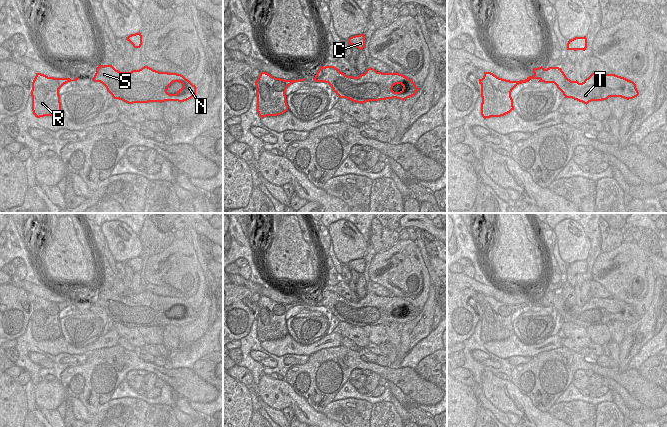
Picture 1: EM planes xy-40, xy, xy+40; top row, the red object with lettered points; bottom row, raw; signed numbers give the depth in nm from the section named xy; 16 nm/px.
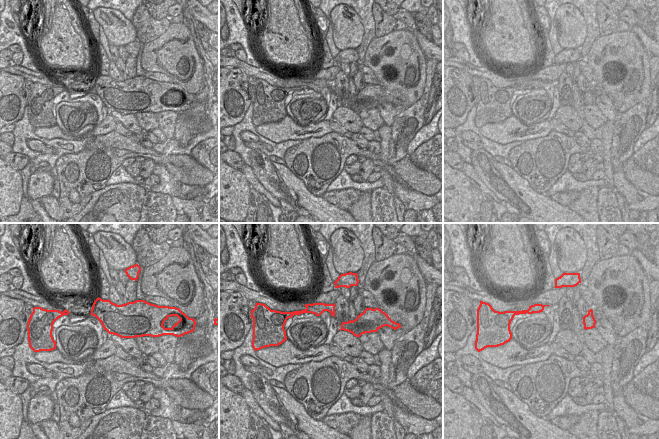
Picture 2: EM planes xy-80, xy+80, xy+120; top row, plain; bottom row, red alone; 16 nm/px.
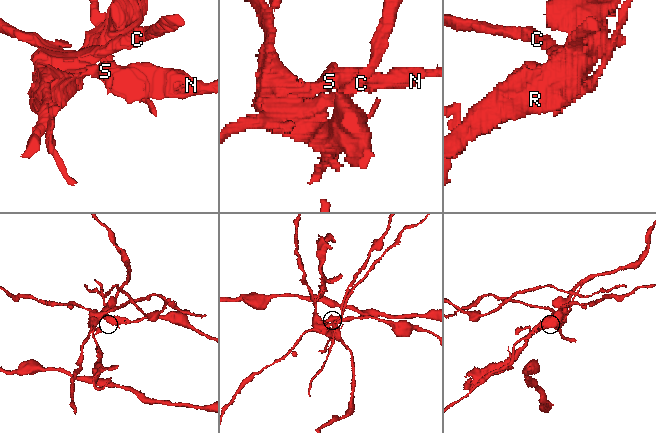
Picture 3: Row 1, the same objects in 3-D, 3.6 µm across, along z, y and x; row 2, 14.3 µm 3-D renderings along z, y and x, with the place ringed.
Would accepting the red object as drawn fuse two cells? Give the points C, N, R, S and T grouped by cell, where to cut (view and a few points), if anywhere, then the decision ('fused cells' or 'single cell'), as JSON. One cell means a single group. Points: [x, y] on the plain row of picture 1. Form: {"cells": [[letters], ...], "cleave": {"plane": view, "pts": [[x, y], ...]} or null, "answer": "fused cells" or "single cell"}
{"cells": [["C", "R"], ["N", "S", "T"]], "cleave": {"plane": "xy+40", "pts": [[548, 292], [542, 297], [543, 302], [540, 304]]}, "answer": "fused cells"}

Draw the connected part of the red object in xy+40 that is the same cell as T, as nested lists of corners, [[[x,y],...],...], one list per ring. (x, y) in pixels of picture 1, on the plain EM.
[[[549,291],[542,298],[544,303],[538,306],[554,307],[565,322],[572,322],[586,329],[591,325],[607,324],[609,321],[629,324],[639,319],[633,305],[615,298],[592,297],[582,307],[568,303],[559,291]]]

